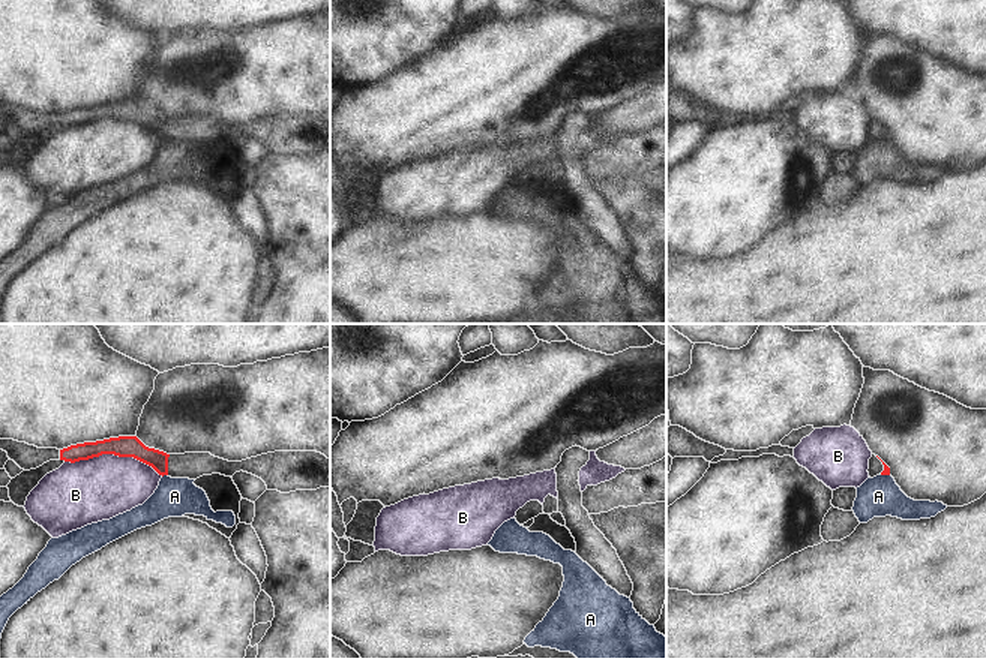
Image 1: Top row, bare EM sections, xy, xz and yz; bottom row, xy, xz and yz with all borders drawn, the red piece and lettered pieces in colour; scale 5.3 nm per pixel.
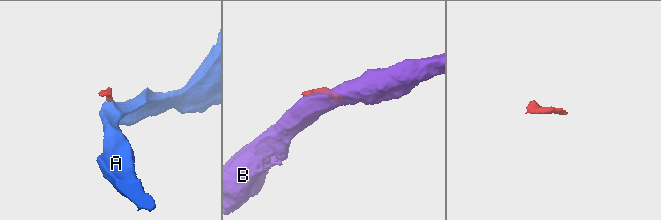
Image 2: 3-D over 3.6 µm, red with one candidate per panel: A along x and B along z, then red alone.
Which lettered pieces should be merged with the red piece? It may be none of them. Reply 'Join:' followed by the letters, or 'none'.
Join: none

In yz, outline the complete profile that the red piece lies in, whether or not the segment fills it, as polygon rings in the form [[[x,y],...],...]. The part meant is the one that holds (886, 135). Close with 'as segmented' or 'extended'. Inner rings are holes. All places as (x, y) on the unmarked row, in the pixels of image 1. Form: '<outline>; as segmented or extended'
[[[872,118],[867,136],[870,142],[876,139],[890,139],[890,132],[878,120]]]; extended

